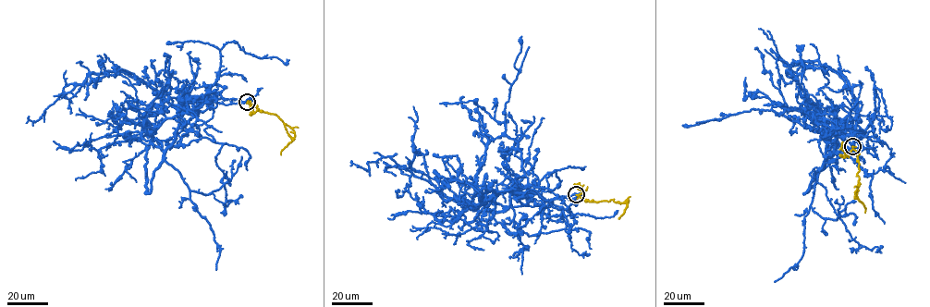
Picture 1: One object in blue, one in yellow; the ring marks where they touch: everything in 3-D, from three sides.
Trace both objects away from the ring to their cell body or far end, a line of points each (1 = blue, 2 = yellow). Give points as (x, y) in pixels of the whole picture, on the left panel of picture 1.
1: (246, 103), (218, 98), (180, 113), (140, 81), (109, 71), (90, 74), (38, 120), (29, 116)
2: (246, 103), (259, 110), (275, 114), (283, 122), (291, 141), (281, 154)

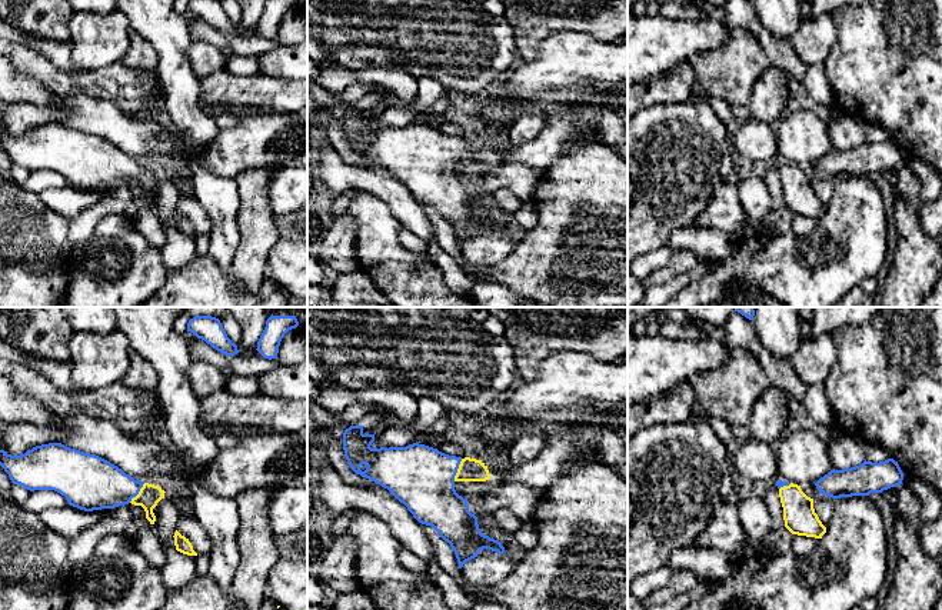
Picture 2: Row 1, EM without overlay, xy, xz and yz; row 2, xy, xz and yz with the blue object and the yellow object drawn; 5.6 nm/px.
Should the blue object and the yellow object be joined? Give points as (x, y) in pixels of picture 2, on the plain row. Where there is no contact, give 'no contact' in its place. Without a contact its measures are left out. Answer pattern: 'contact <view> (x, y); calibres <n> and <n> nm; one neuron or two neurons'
contact xz (456, 150); calibres 360 and 130 nm; one neuron

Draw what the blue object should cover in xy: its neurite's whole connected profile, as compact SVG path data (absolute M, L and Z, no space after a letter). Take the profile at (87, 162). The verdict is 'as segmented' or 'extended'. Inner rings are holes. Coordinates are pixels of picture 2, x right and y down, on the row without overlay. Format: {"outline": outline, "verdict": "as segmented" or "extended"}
{"outline": "M61 123L36 126L20 136L0 130L0 146L13 164L30 171L54 170L64 176L70 186L84 191L129 183L142 186L150 204L156 201L153 189L166 173L159 166L134 160L96 134Z", "verdict": "extended"}

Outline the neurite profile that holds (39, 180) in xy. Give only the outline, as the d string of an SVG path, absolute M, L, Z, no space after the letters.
M34 170L30 171L27 180L21 184L21 187L27 191L40 194L49 189L60 189L69 186L69 181L64 176L54 170Z

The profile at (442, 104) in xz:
M450 93L443 96L442 99L439 99L435 104L420 110L417 114L423 113L423 114L429 114L429 116L443 116L445 111L450 107L452 104L452 99L450 99Z

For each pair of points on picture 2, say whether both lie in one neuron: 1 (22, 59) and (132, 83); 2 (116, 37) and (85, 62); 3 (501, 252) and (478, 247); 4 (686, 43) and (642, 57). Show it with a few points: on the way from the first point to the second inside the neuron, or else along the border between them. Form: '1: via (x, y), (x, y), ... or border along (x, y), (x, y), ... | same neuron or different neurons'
1: via (49, 76), (59, 83), (105, 83) | same neuron
2: via (109, 37), (92, 54) | same neuron
3: via (495, 250), (483, 250) | same neuron
4: via (675, 43), (665, 43), (653, 54) | same neuron

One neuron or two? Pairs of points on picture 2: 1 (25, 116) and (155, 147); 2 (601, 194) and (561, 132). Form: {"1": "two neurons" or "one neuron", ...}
{"1": "one neuron", "2": "two neurons"}

